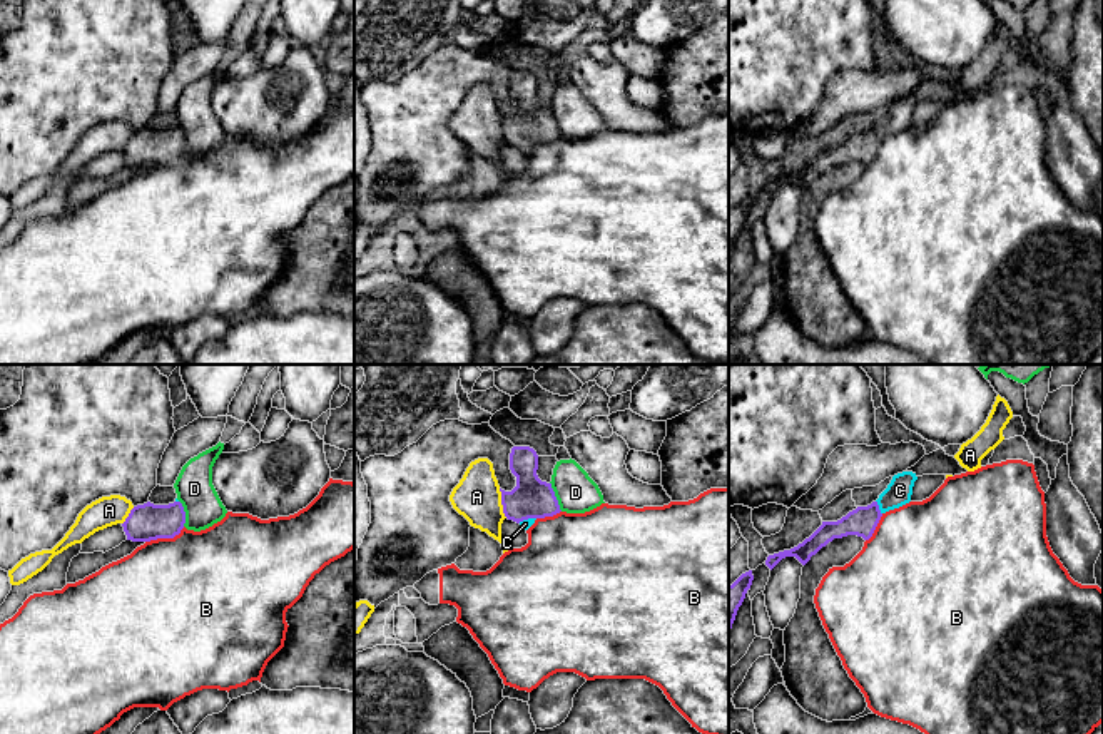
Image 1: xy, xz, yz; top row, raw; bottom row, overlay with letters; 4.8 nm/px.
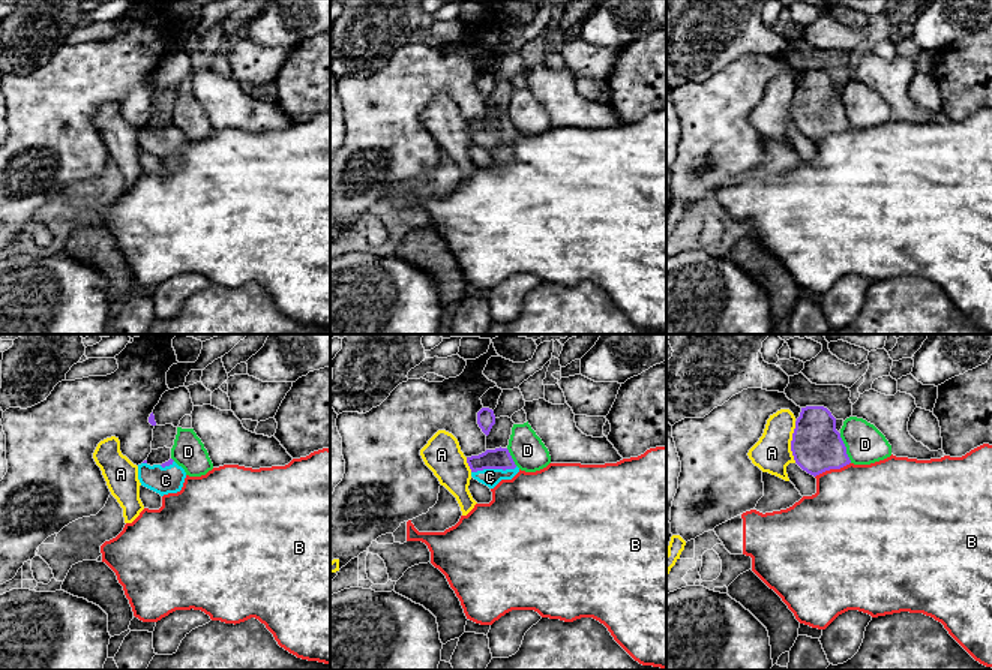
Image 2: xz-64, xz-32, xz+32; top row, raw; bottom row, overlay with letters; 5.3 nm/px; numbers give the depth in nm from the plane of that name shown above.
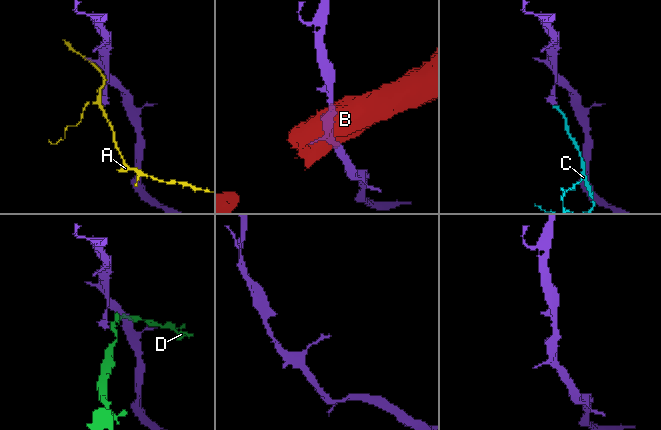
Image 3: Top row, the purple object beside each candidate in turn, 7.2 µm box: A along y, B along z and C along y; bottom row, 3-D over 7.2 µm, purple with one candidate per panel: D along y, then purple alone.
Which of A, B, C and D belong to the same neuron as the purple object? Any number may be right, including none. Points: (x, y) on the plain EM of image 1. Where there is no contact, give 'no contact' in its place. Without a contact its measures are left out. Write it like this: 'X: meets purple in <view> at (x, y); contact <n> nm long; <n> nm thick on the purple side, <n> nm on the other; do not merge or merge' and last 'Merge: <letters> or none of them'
A: meets purple in xz at (502, 129); contact 150 nm long; 190 nm thick on the purple side, 220 nm on the other; do not merge
B: meets purple in xy at (164, 163); contact 200 nm long; 180 nm thick on the purple side, 500 nm on the other; do not merge
C: meets purple in yz at (878, 132); contact 80 nm long; 140 nm thick on the purple side, 120 nm on the other; merge
D: meets purple in xz at (555, 122); contact 160 nm long; 190 nm thick on the purple side, 190 nm on the other; do not merge
Merge: C

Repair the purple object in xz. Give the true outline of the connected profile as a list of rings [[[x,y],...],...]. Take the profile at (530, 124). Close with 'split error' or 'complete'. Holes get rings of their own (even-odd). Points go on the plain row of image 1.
[[[513,72],[510,95],[516,102],[516,112],[511,117],[500,114],[503,139],[508,145],[528,155],[536,144],[562,137],[552,109],[541,107],[536,100],[538,80],[533,74]]]; split error

